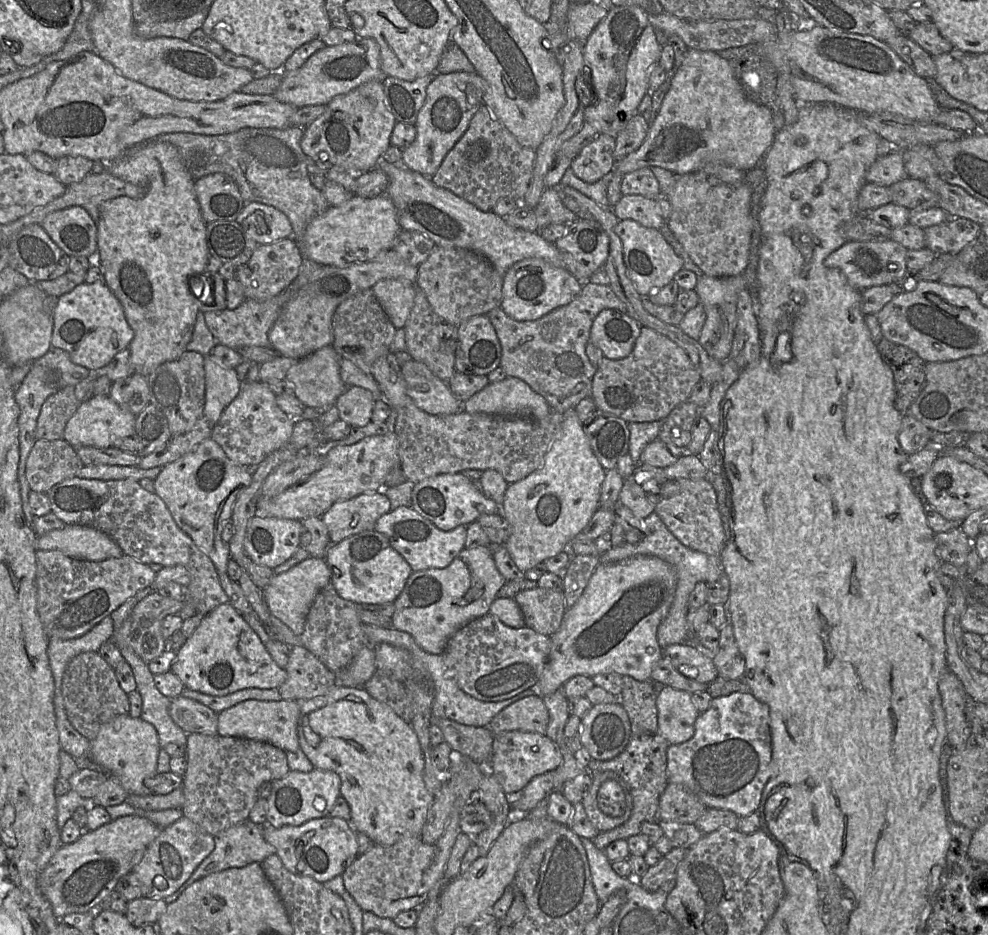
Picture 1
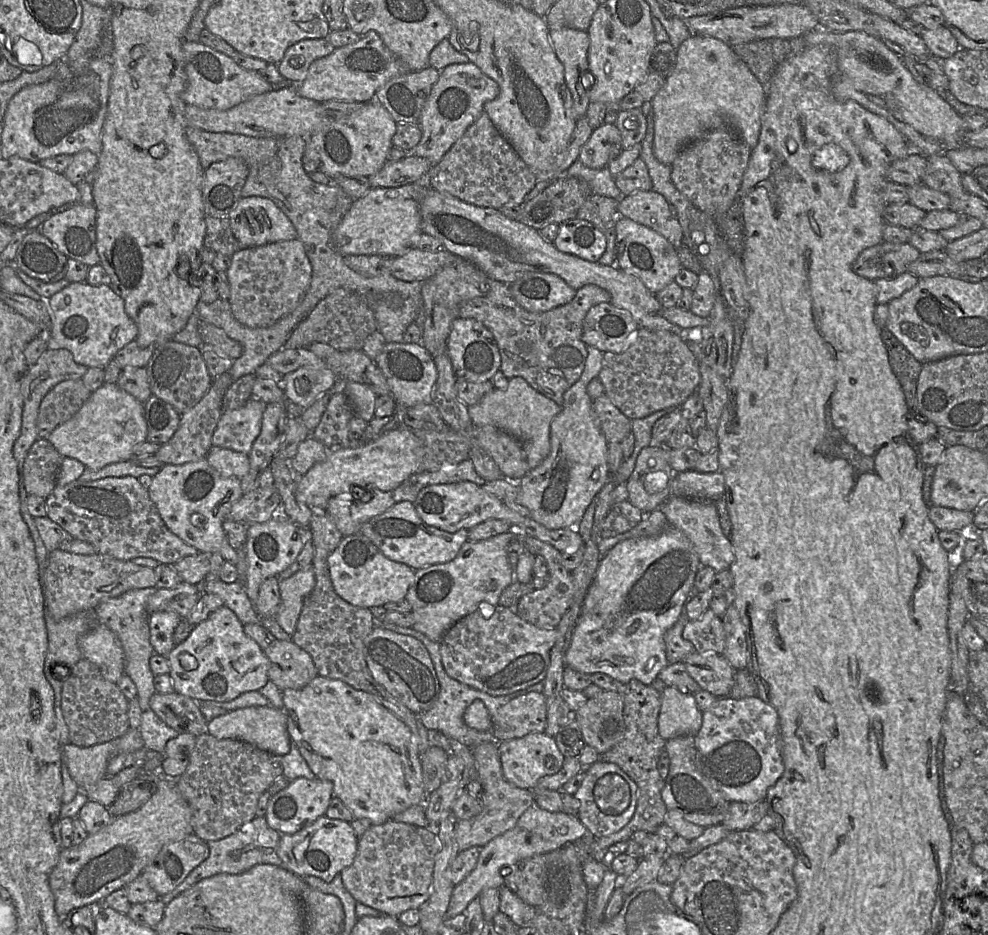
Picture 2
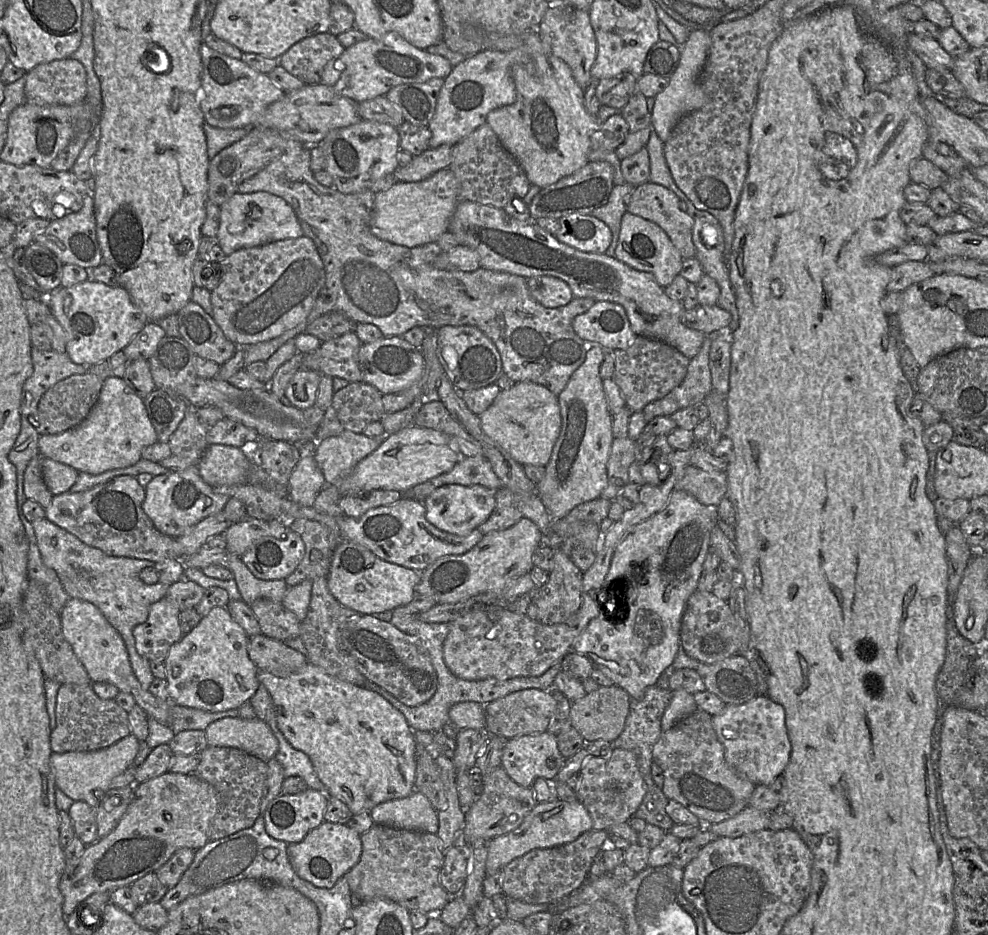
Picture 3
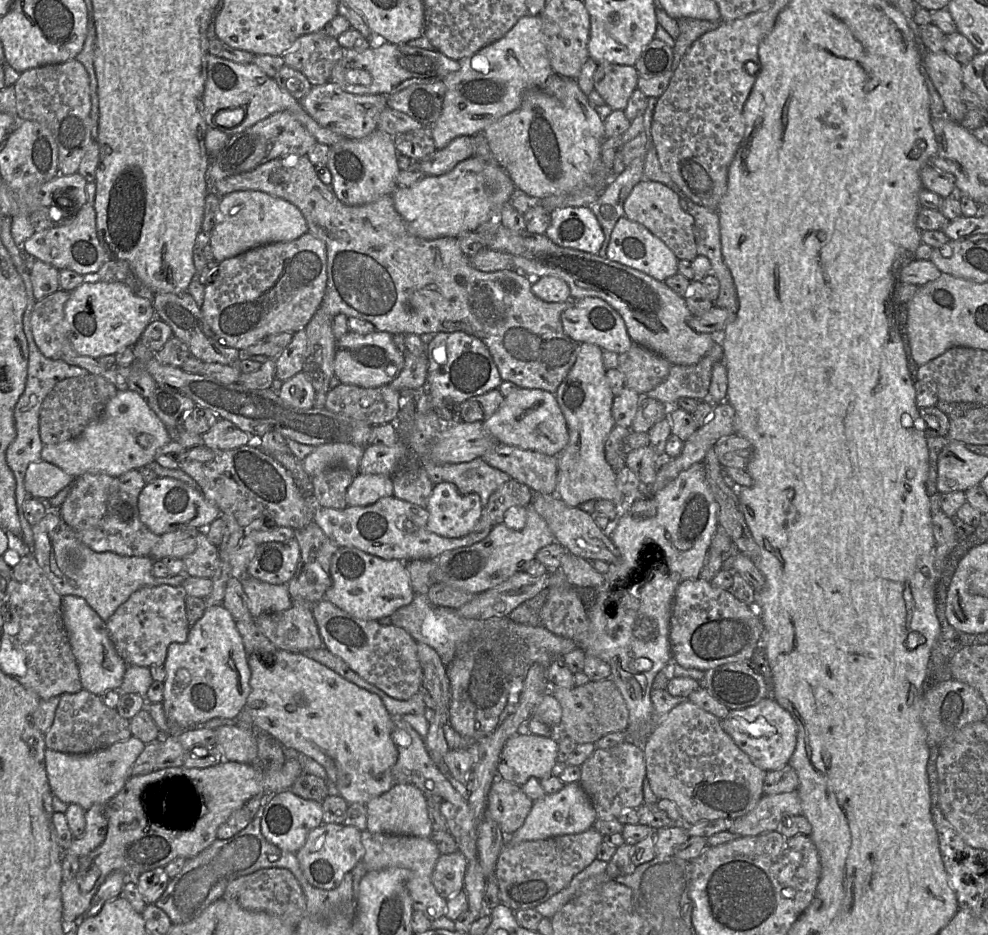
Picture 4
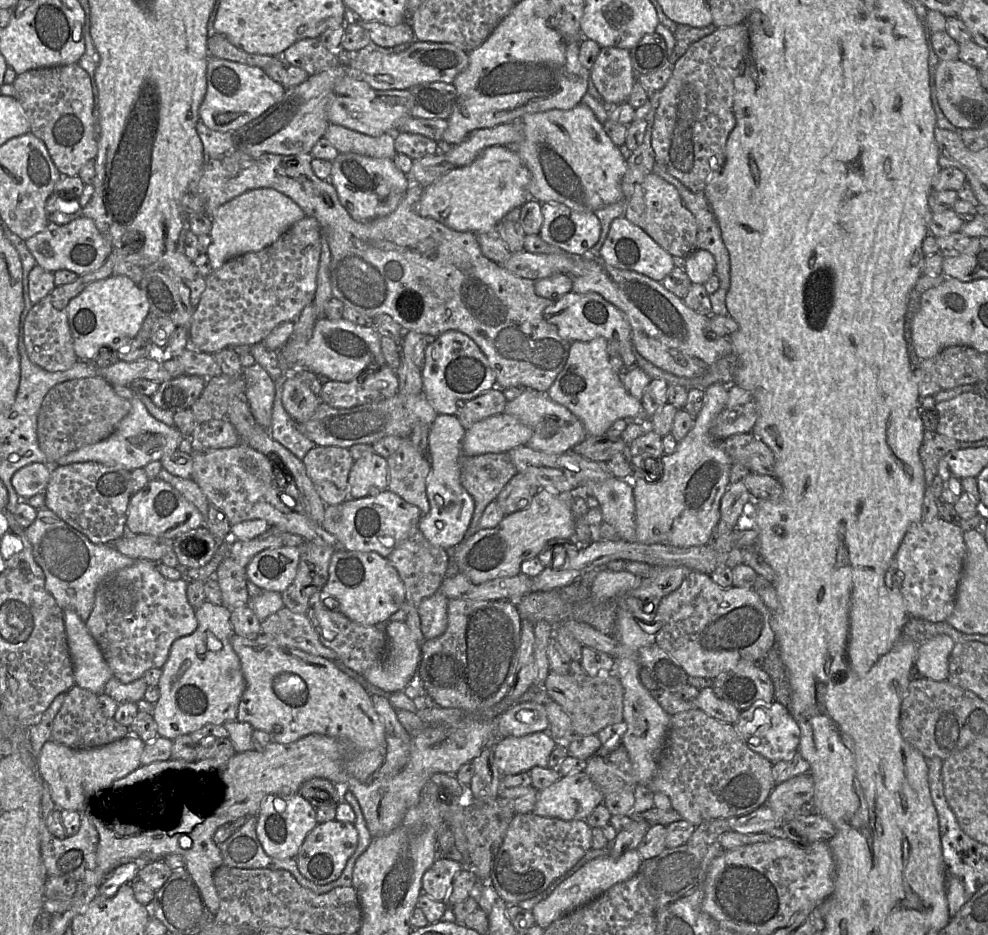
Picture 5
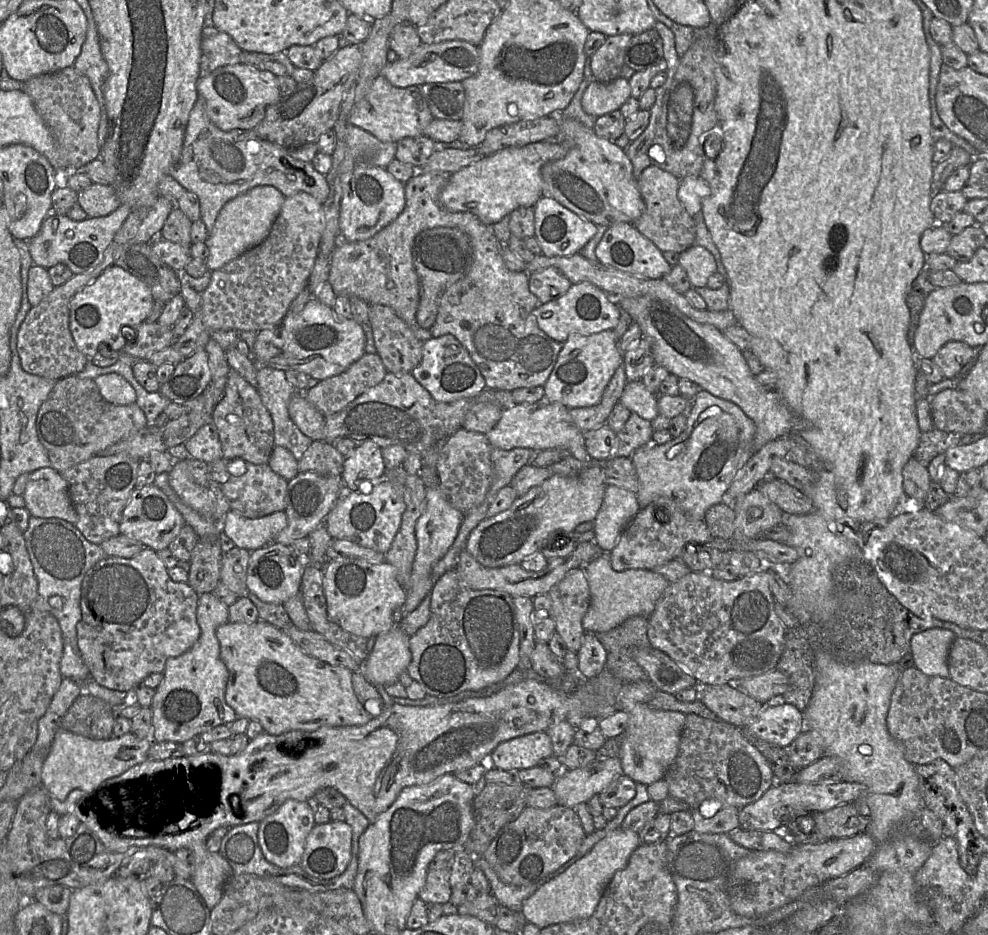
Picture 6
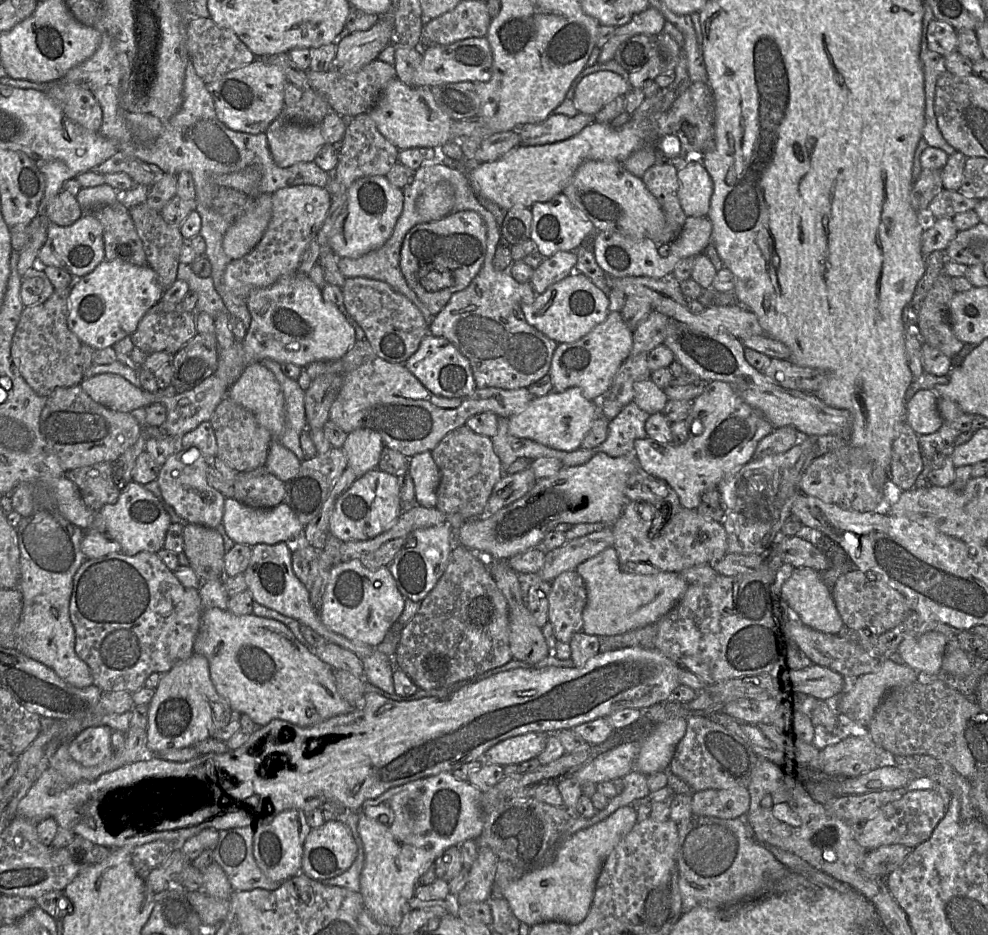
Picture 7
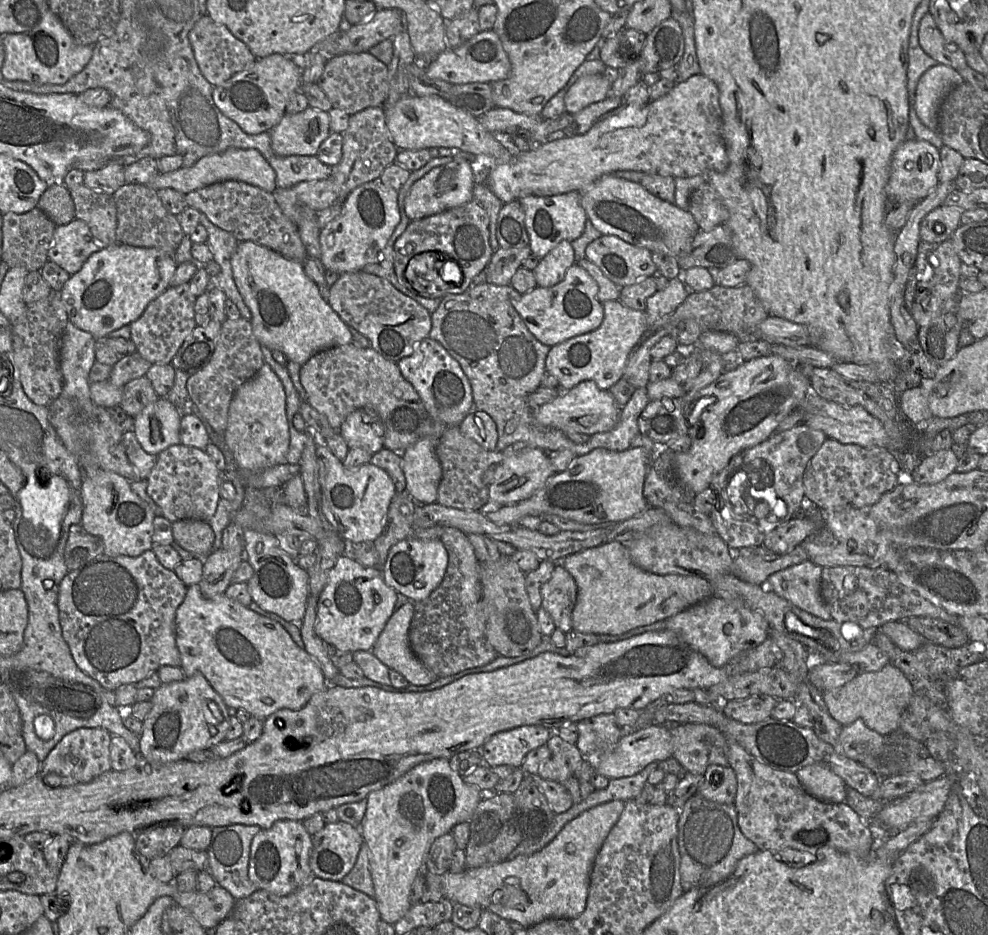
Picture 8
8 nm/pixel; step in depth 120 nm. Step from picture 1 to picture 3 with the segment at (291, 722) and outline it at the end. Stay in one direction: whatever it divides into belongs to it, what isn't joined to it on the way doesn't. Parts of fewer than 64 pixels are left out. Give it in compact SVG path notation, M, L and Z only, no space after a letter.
M224 717L205 729L208 746L241 749L268 761L278 751L278 740L266 722L259 718Z

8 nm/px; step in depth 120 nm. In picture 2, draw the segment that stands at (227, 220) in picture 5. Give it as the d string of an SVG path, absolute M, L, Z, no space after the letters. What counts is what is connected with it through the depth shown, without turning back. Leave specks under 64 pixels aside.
M242 197L228 219L241 248L297 239L291 220L268 198Z

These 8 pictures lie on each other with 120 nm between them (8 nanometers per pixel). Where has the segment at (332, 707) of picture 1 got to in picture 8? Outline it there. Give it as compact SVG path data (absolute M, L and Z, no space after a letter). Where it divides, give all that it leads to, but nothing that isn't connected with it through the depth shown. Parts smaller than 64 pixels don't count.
M199 584L187 587L185 598L176 610L175 640L181 658L180 668L185 677L201 673L228 708L244 709L261 720L280 709L300 710L313 695L333 685L280 623L257 614L225 594L206 597L201 593Z

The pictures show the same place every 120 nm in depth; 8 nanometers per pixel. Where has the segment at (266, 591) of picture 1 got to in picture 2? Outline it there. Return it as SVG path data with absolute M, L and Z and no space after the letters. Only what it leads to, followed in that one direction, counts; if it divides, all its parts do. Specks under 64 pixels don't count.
M312 566L279 582L281 606L275 620L291 636L295 632L304 601L315 587L315 583Z

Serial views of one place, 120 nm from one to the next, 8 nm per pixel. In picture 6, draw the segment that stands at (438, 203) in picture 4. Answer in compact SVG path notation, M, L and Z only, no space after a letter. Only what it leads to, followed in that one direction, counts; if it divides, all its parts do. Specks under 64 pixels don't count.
M542 141L499 150L451 174L440 193L440 203L448 211L470 212L482 223L493 225L518 208L534 207L542 197L543 166L562 159L568 151L568 143L562 141Z

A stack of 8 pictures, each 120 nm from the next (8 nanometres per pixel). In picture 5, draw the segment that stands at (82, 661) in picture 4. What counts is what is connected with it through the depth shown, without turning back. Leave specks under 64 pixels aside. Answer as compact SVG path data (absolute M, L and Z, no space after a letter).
M63 610L63 621L75 684L96 694L103 693L113 674L99 646L74 610Z

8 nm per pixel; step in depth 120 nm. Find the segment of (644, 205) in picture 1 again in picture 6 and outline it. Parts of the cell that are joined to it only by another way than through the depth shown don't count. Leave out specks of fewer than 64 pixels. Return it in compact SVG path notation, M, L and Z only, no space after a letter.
M656 165L647 167L638 179L645 210L632 224L662 252L682 253L695 244L696 223L678 198L679 185L680 180L675 175Z

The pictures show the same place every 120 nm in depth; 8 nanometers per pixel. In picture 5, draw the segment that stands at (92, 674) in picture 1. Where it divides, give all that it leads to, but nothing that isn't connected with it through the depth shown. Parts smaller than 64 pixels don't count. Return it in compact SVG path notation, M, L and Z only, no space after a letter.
M74 685L66 692L62 706L54 718L51 740L70 748L84 749L109 744L130 733L130 727L103 715L98 704L98 694Z

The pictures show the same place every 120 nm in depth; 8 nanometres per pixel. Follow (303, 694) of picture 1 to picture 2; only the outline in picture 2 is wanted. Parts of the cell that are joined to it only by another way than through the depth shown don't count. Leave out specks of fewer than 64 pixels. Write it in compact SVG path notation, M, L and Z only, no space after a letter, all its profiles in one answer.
M275 639L264 651L269 659L270 666L268 670L269 679L281 690L302 689L307 686L319 674L311 656L293 640L284 641Z

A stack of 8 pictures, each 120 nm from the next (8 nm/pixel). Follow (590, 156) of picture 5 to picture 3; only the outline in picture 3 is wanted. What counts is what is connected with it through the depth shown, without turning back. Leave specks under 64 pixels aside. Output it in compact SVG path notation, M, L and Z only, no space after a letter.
M466 23L461 26L460 35L452 34L445 44L452 51L465 56L486 50L510 51L526 47L530 61L514 65L511 70L516 87L516 101L491 111L486 117L486 123L497 135L504 149L521 165L530 184L546 188L589 163L590 139L602 123L598 115L593 116L586 111L585 90L575 81L570 67L553 55L538 31L504 35Z

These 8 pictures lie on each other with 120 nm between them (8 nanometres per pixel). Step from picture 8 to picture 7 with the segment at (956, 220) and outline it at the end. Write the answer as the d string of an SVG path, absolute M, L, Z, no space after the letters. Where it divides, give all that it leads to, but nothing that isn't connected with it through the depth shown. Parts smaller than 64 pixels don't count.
M951 218L927 219L921 238L921 252L924 256L934 252L945 252L958 230Z

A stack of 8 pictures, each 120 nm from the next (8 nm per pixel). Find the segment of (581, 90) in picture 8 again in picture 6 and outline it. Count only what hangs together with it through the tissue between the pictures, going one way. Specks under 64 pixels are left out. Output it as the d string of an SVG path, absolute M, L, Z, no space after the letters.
M623 77L609 83L594 81L584 91L581 105L585 113L599 117L619 110L630 96L630 83Z

